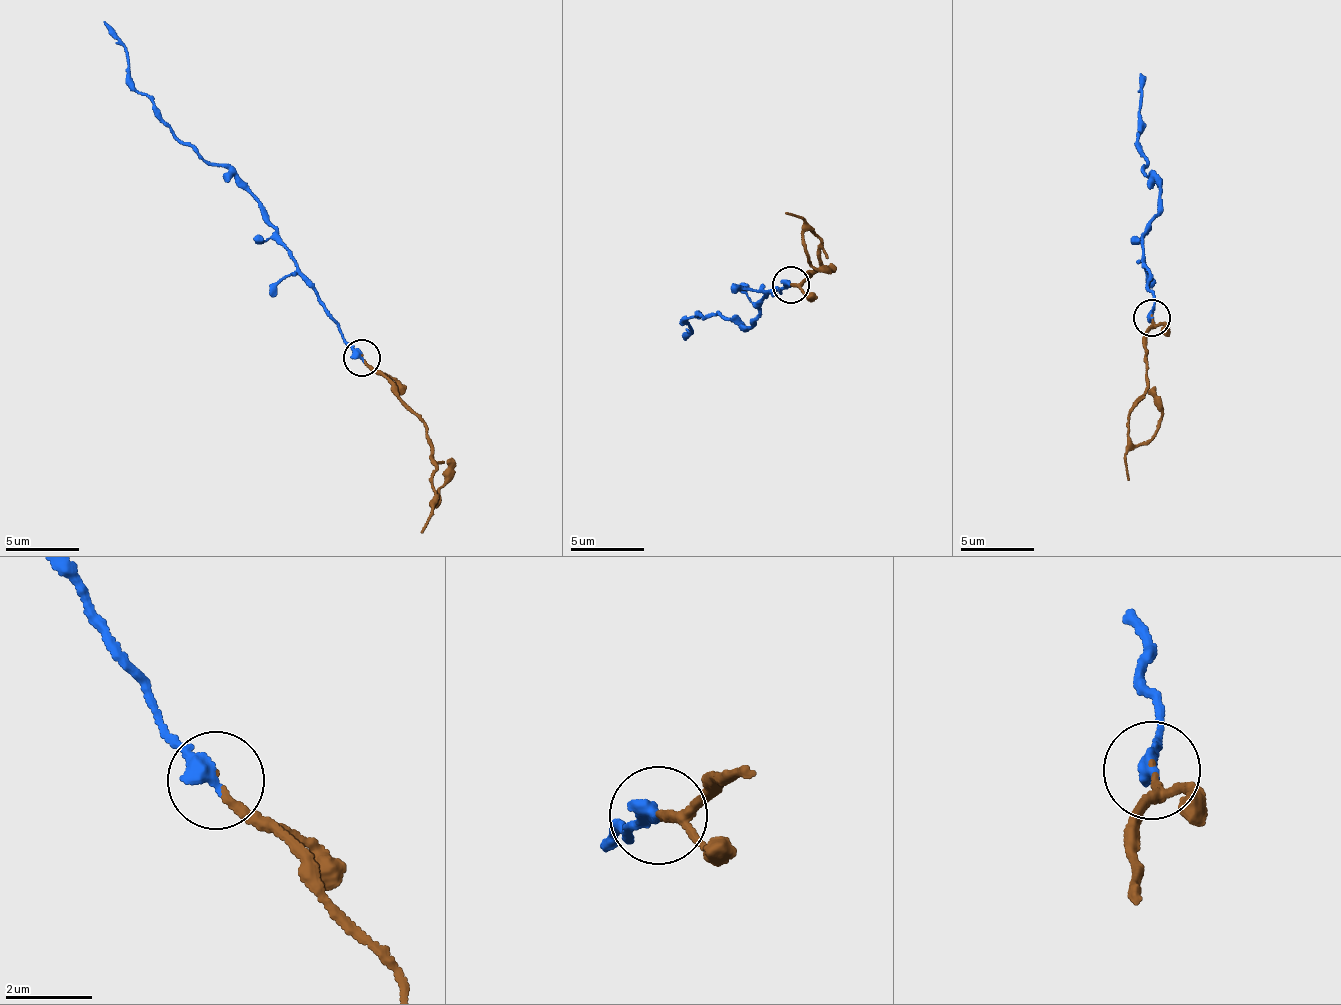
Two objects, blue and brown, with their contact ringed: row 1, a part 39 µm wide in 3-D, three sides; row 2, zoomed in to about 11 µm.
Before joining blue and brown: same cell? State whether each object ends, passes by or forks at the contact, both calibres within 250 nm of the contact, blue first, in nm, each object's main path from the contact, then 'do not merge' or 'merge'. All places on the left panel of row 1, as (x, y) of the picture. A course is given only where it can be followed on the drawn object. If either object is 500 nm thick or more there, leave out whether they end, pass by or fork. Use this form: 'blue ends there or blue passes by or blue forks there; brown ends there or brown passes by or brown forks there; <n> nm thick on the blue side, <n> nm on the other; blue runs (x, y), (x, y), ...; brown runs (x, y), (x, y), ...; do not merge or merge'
blue ends there; brown ends there; 380 nm thick on the blue side, 140 nm on the other; blue runs (361, 359), (255, 195), (202, 158), (133, 87), (129, 51), (105, 20); brown runs (365, 358), (426, 429), (431, 455), (437, 467), (431, 476), (434, 502), (438, 500), (452, 456); merge

